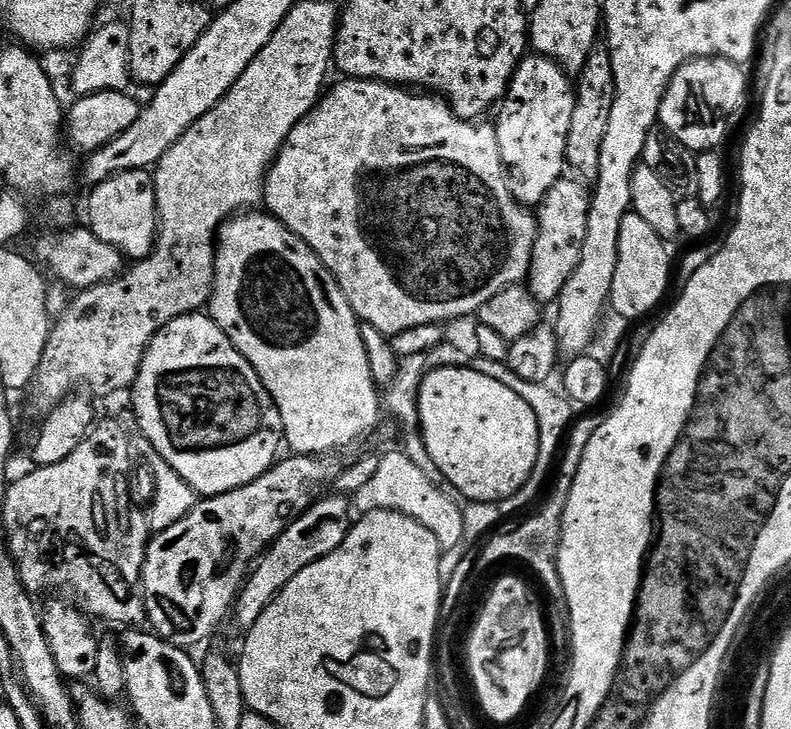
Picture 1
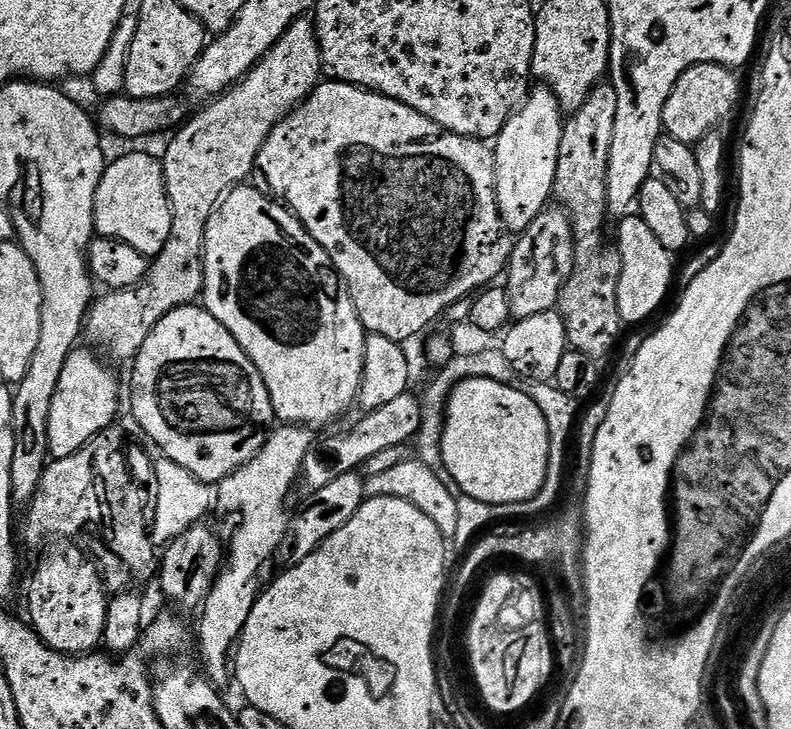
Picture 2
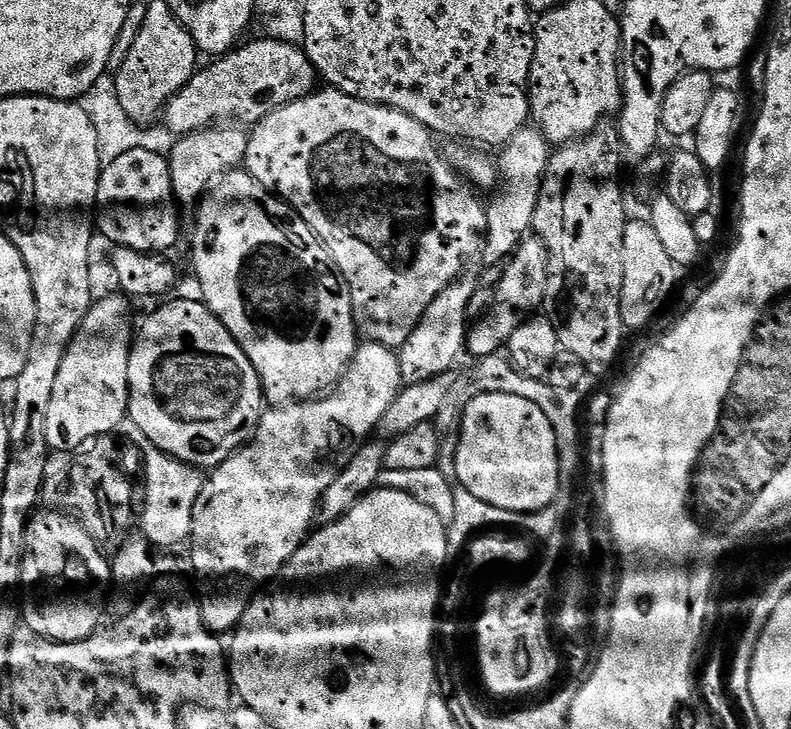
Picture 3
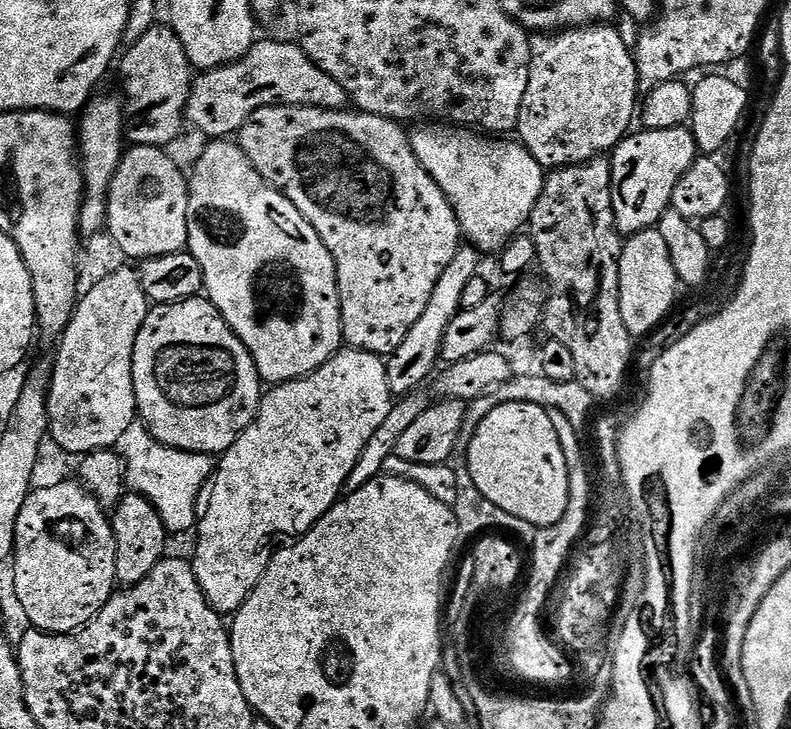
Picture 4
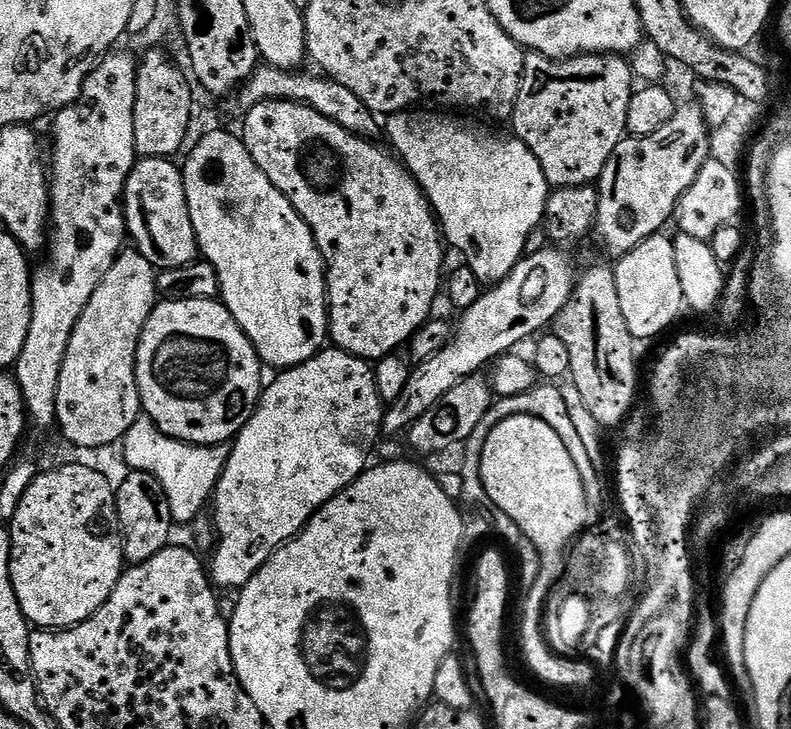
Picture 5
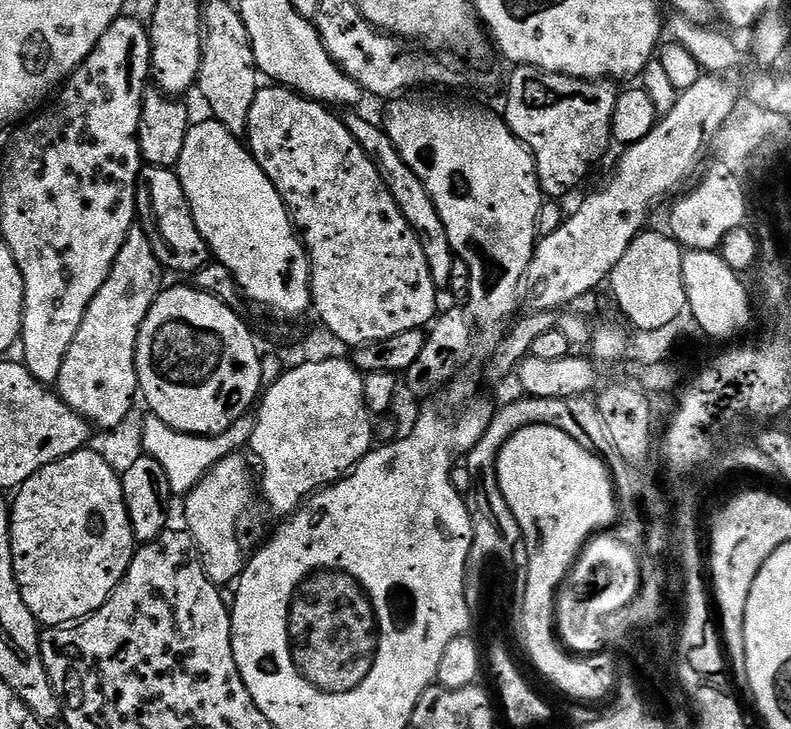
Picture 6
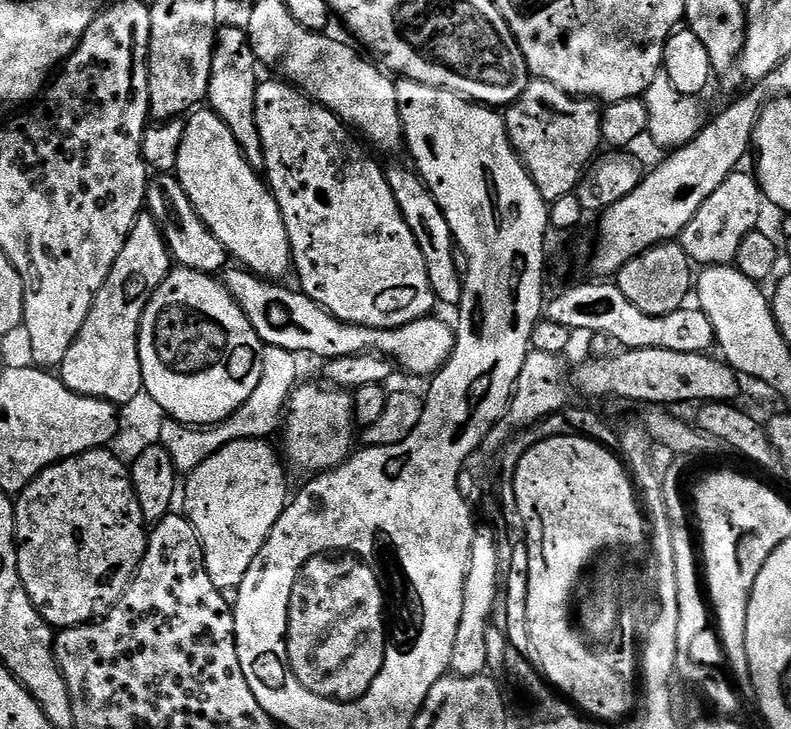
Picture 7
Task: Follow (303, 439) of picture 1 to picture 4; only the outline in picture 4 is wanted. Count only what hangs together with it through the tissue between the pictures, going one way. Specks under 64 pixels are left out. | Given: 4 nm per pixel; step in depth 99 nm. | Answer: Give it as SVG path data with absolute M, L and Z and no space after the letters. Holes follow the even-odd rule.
M216 138L204 148L204 153L196 160L192 172L188 176L188 247L192 257L202 266L204 275L204 292L207 299L212 301L214 307L220 311L222 318L234 330L234 334L246 346L246 350L254 358L256 369L260 375L261 381L265 385L275 386L285 384L291 380L302 378L318 366L327 362L334 353L340 351L344 344L344 331L342 330L342 310L340 309L340 291L338 290L338 270L330 250L318 238L314 226L306 222L306 218L298 209L288 201L284 195L272 185L265 182L262 174L250 162L250 158L244 153L239 143L233 142L228 138Z

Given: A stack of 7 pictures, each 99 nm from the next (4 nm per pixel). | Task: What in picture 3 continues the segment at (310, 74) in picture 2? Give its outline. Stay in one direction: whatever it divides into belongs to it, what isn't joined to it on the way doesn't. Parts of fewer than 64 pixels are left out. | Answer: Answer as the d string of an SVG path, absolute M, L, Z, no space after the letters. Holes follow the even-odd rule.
M213 126L179 137L175 143L176 145L171 145L168 156L172 189L181 205L196 206L213 182L219 180L224 173L239 169L243 165L248 132L240 126Z

